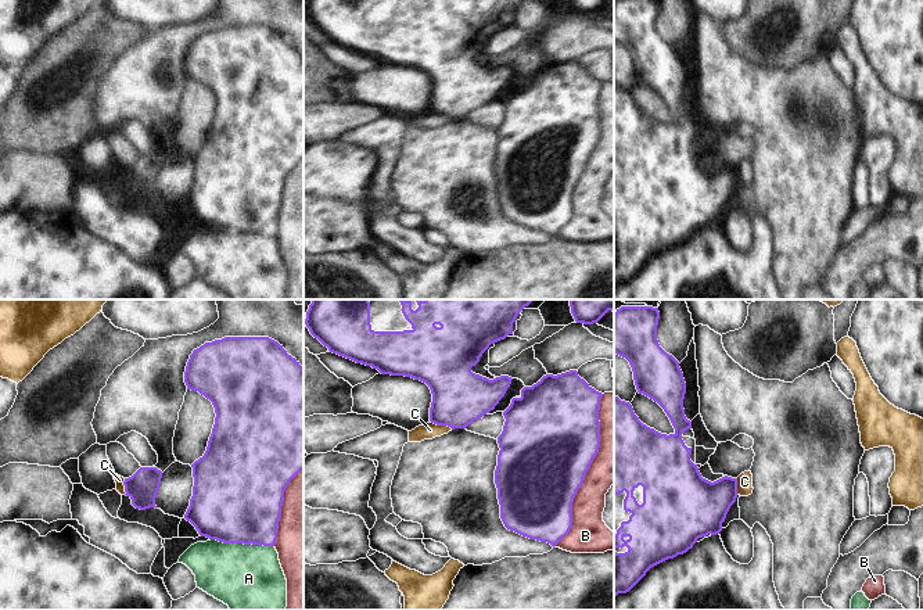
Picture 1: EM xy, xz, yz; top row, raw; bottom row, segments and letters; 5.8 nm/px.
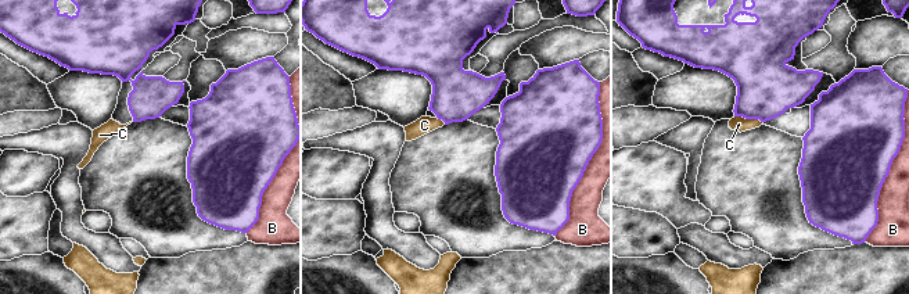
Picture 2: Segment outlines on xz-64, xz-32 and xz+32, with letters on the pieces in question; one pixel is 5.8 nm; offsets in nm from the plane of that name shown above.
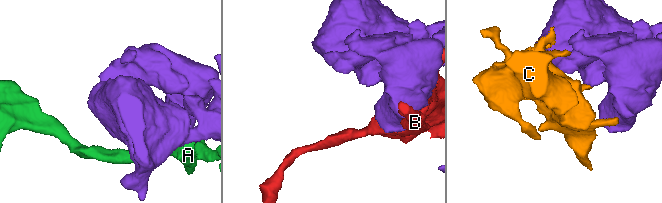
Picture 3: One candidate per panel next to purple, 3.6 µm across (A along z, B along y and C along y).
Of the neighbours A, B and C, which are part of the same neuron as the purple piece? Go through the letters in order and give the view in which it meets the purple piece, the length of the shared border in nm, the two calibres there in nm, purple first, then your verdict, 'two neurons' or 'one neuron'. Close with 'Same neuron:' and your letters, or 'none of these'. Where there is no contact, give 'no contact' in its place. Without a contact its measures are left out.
A: xy | 380 nm | 500/400 nm | two neurons
B: xz | 900 nm | 500/220 nm | two neurons
C: xz | 140 nm | 320/90 nm | two neurons
Same neuron: none of these

